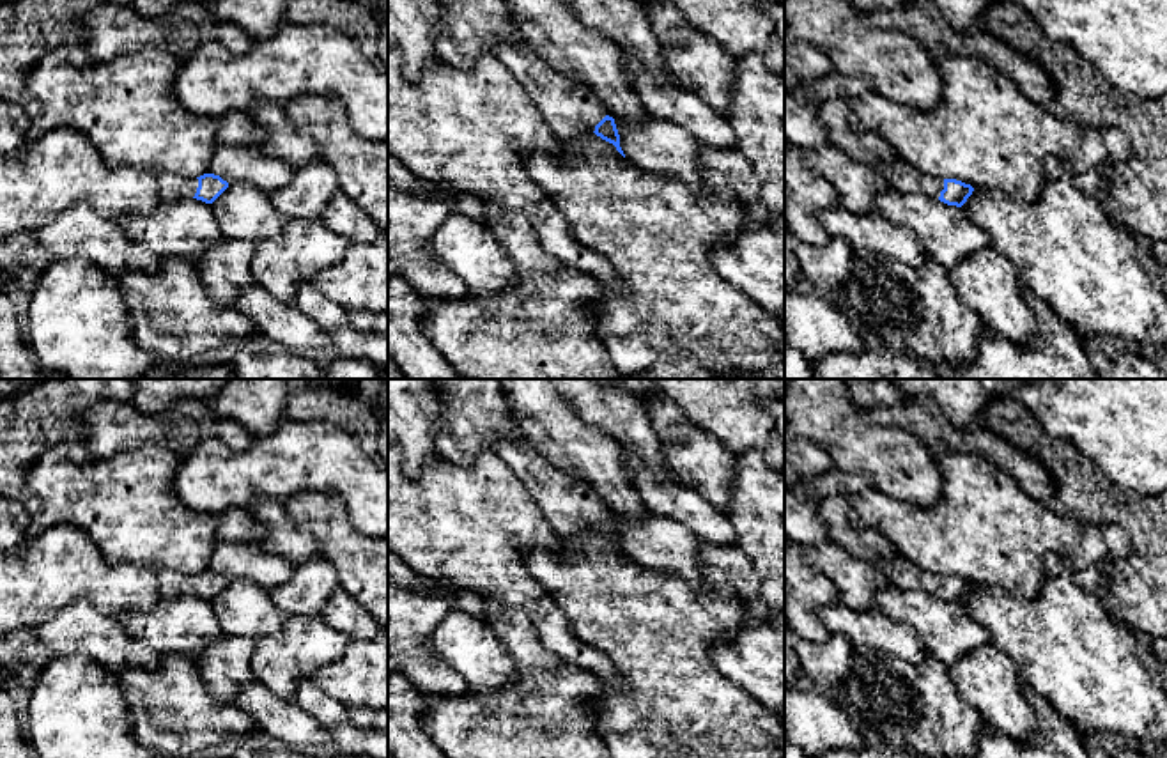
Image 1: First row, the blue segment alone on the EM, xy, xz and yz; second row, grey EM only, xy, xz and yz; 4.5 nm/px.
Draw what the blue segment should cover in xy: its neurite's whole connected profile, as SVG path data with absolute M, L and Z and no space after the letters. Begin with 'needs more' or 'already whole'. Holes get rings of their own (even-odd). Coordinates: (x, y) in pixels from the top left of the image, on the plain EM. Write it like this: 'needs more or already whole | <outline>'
needs more | M158 568L156 577L161 599L193 593L205 600L213 600L228 584L228 579L214 570L188 576L170 568Z

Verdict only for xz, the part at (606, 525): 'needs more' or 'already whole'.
needs more

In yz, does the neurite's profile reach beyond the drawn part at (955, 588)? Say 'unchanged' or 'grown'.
grown

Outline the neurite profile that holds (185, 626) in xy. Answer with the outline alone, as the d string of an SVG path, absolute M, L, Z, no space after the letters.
M197 595L161 599L151 611L129 611L115 616L122 629L142 639L159 655L181 655L191 662L225 634L211 600Z

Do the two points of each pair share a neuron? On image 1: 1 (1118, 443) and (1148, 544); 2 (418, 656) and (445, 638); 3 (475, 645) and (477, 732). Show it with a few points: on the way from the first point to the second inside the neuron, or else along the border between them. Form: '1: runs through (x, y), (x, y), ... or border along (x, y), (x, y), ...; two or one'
1: border along (1100, 470), (1121, 489), (1148, 496); two
2: border along (450, 610), (429, 638), (429, 649), (459, 677); two
3: border along (517, 679), (498, 688), (471, 691); two

